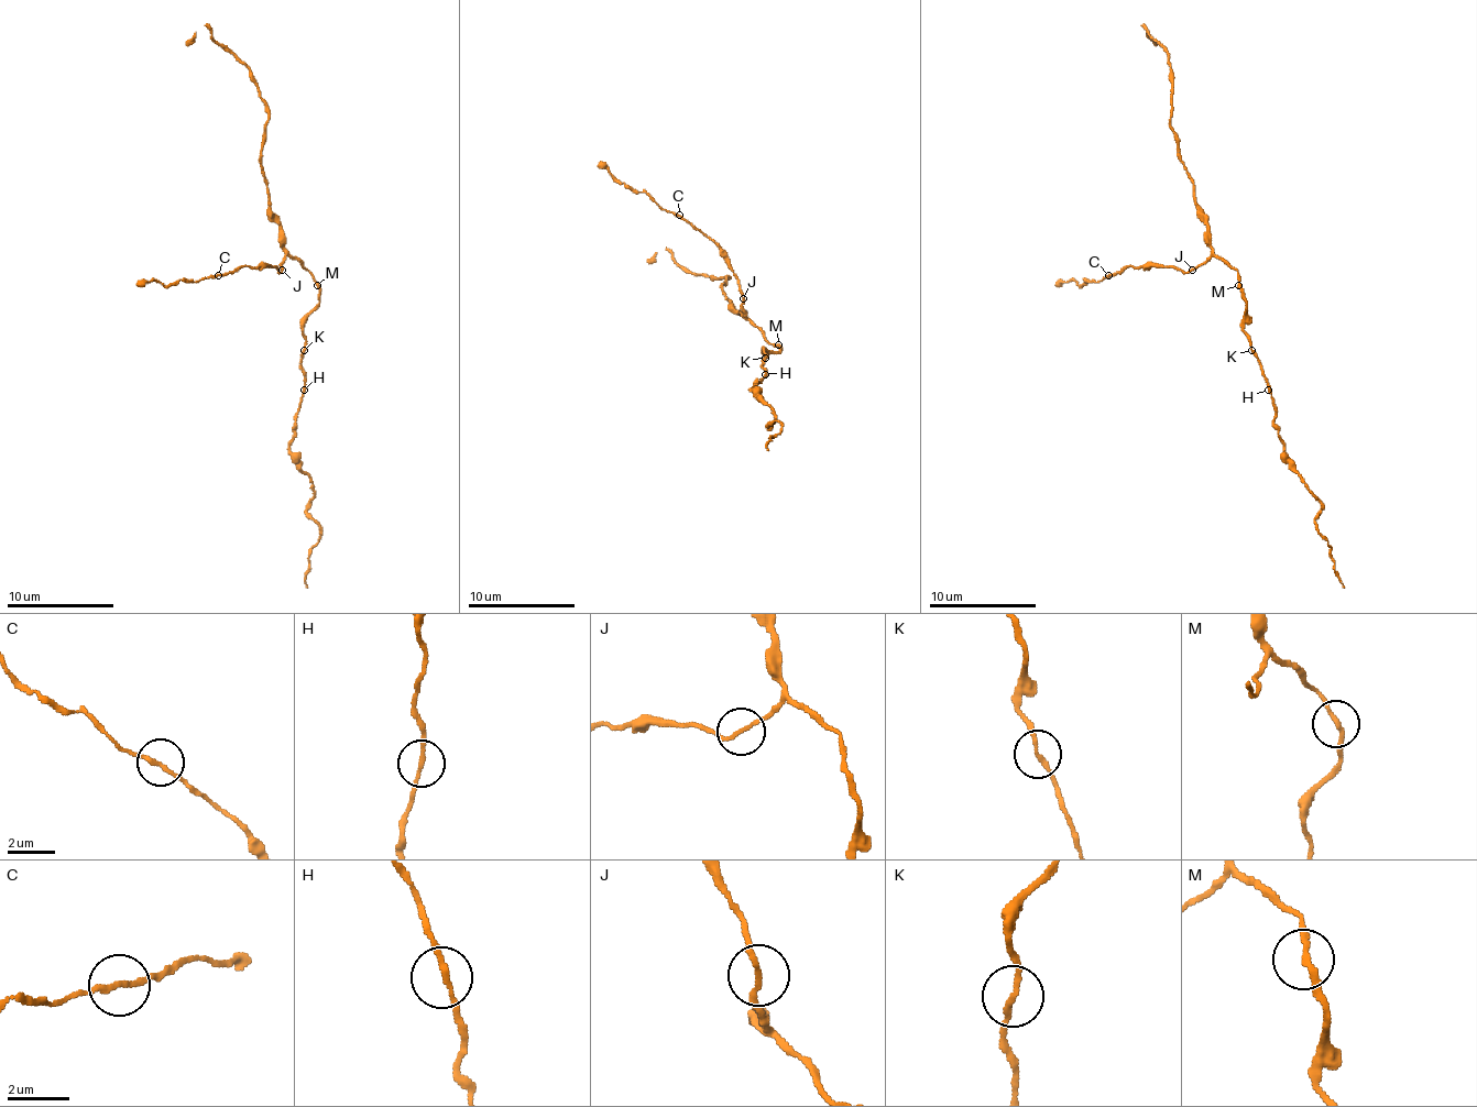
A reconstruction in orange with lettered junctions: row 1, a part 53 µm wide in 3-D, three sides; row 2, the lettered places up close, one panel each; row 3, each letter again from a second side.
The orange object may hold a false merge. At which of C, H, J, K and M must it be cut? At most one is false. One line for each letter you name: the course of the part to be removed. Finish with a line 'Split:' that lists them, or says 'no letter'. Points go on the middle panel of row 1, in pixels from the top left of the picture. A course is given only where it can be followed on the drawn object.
Split: no letter

